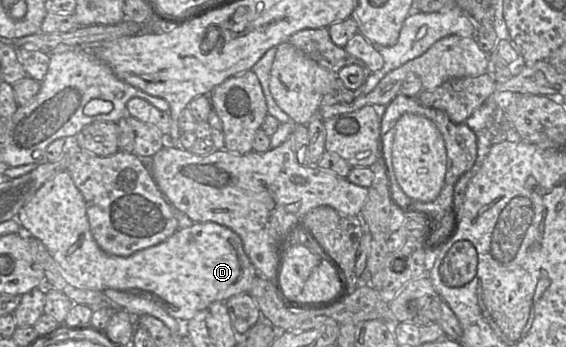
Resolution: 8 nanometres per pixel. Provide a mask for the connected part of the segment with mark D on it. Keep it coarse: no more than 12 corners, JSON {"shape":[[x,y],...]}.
{"shape":[[67,171],[21,208],[73,285],[148,296],[188,322],[248,294],[240,236],[179,228],[104,252]]}

